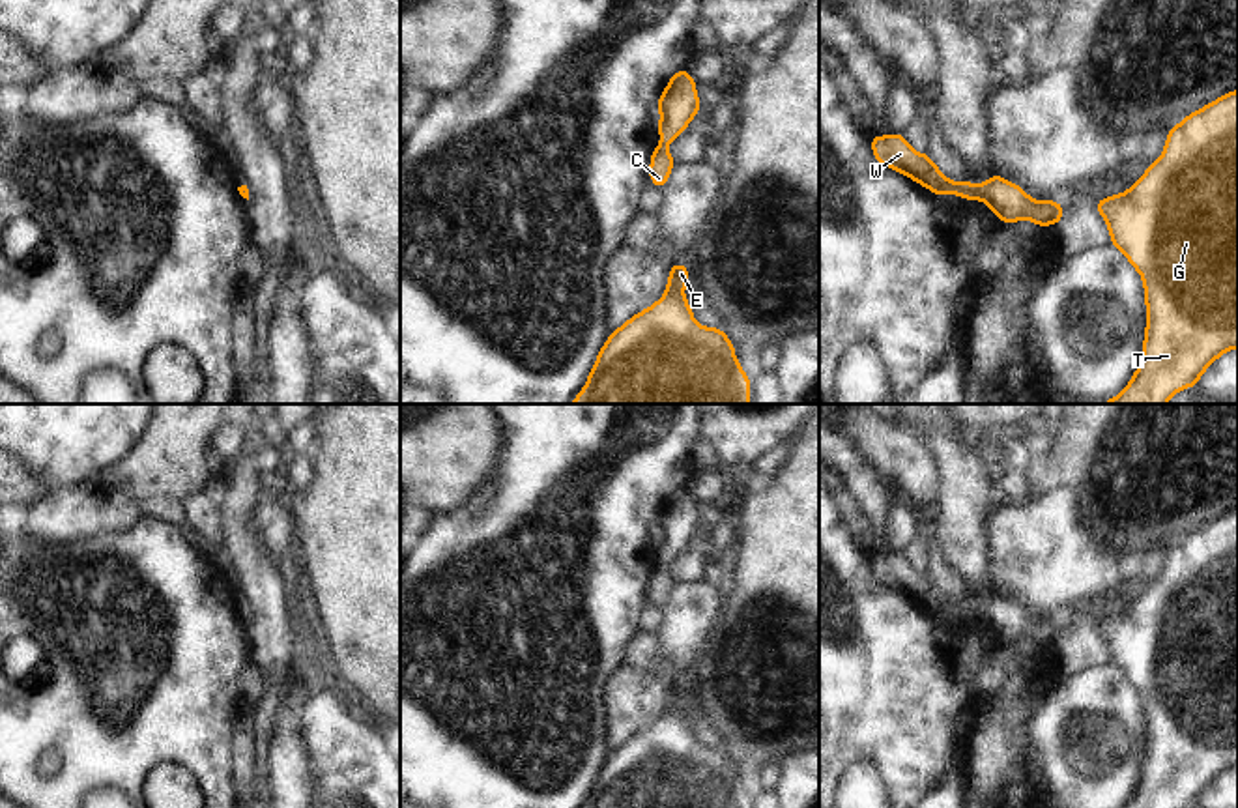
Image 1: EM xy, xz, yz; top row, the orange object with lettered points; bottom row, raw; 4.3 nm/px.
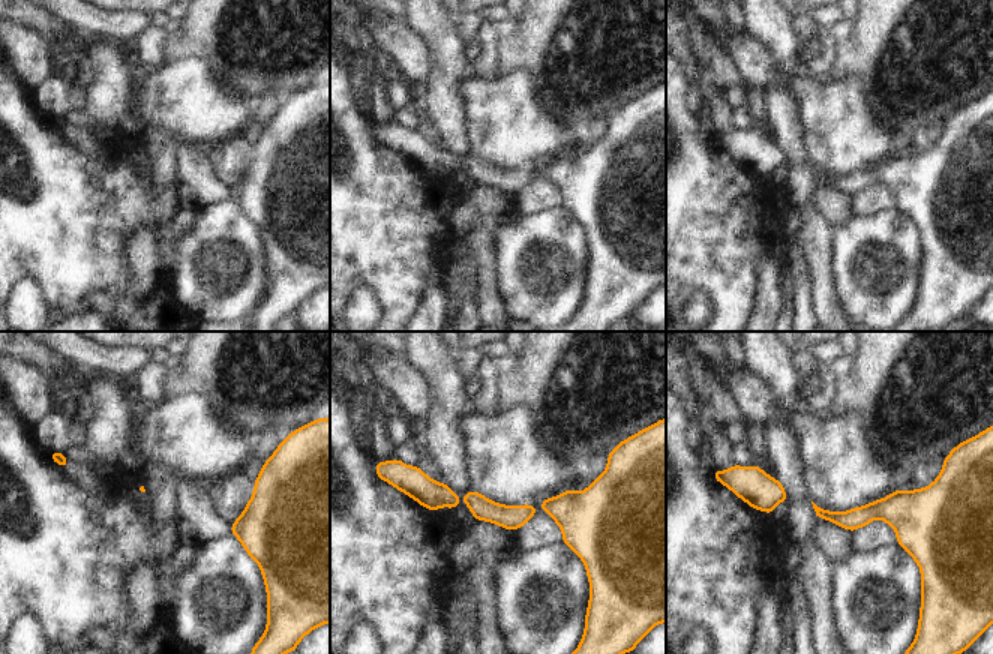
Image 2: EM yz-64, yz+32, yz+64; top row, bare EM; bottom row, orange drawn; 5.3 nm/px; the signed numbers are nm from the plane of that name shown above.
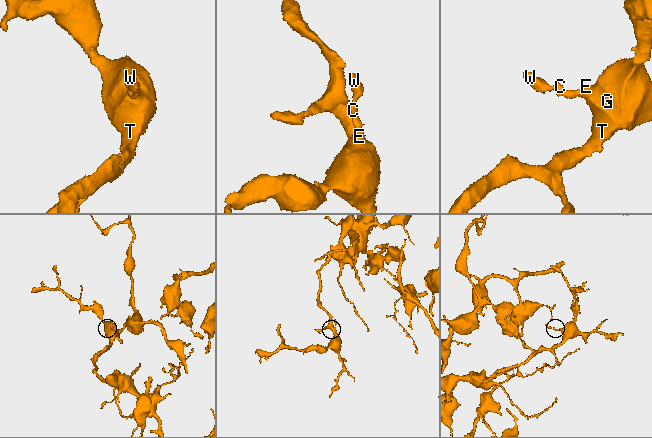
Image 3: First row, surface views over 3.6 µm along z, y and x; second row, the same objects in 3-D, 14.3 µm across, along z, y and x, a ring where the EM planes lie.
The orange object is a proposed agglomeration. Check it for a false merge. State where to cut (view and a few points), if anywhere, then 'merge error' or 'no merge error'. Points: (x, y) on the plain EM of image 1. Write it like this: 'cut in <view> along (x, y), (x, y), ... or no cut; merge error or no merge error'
no cut; no merge error

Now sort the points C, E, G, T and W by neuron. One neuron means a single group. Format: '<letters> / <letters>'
C E G T W

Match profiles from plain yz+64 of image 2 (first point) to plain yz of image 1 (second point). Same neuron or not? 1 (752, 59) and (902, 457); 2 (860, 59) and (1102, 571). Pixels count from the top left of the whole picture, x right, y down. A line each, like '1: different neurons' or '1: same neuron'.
1: same neuron
2: different neurons

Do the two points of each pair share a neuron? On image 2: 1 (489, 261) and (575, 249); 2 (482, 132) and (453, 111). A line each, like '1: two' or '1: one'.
1: two
2: two

